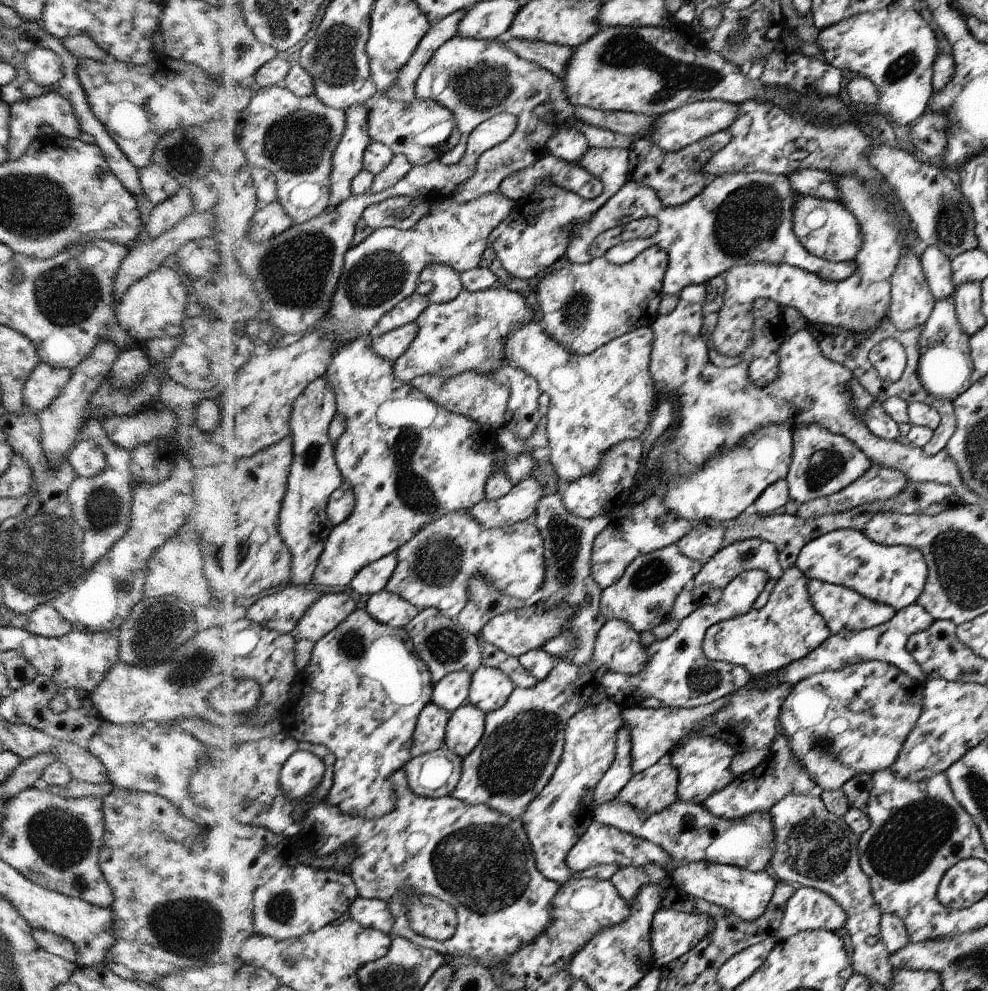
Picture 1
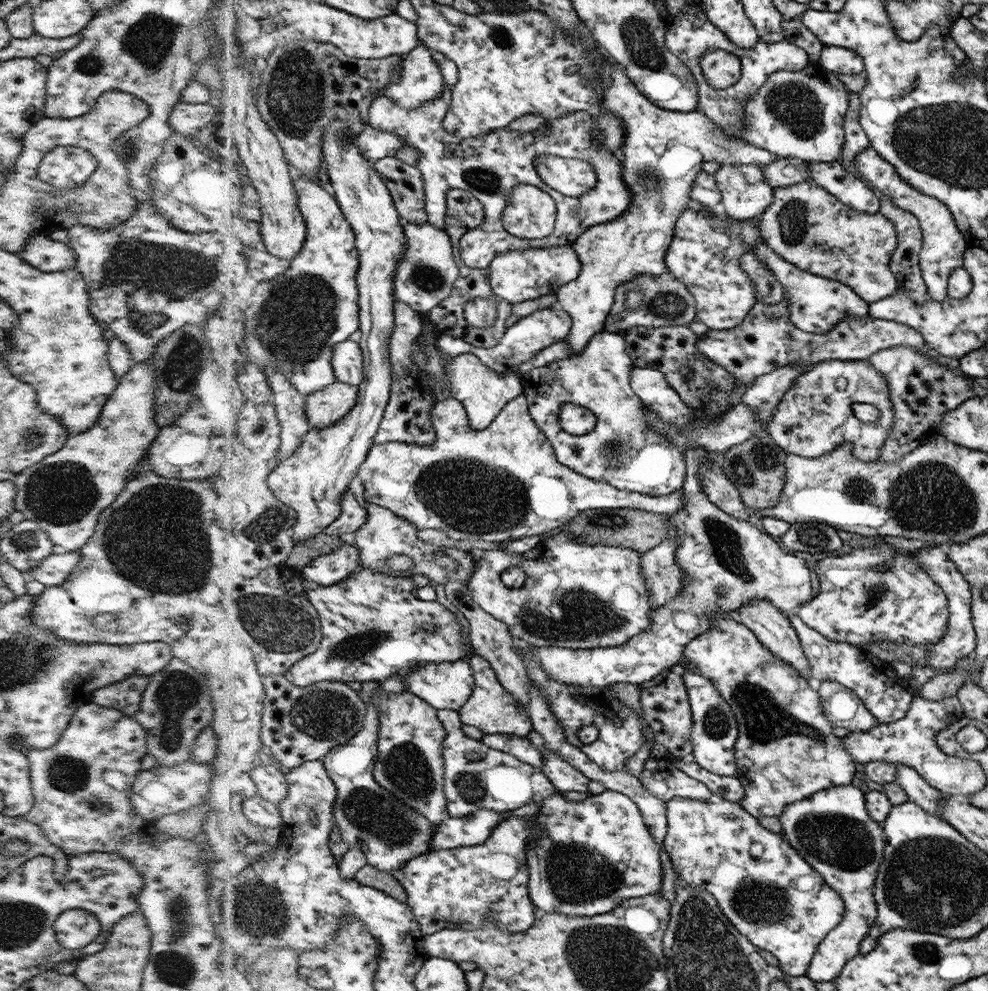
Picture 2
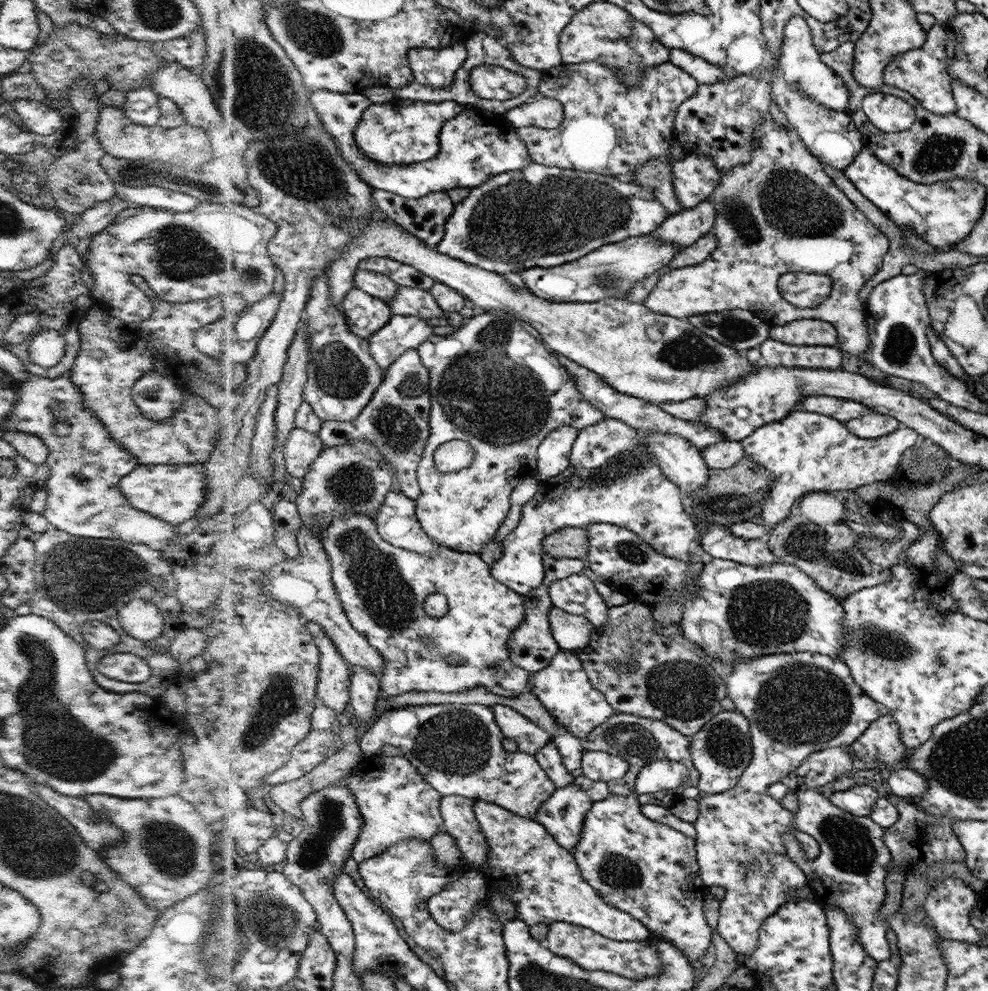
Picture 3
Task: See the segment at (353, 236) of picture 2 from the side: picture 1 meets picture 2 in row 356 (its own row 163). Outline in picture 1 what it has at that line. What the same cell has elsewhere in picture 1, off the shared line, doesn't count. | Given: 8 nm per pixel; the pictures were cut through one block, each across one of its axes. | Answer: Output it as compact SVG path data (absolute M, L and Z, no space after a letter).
M280 84L257 88L252 104L239 122L238 143L248 155L250 166L274 172L279 182L279 201L296 225L310 222L329 210L335 152L348 126L344 109L328 106L316 93L301 97Z

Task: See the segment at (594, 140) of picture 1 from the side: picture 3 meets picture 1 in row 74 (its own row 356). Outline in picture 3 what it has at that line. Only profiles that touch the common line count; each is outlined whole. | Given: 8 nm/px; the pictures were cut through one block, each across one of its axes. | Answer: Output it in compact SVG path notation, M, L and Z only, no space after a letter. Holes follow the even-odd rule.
M503 310L488 311L484 314L473 316L469 322L460 325L454 333L444 336L433 334L430 340L423 342L419 348L419 353L423 355L423 361L431 370L433 382L431 395L434 402L434 409L431 414L432 434L419 468L419 481L423 487L422 496L417 500L419 505L419 519L420 522L423 523L424 530L438 542L444 544L444 546L450 546L457 551L464 551L472 554L478 554L483 546L486 545L488 541L492 540L495 534L498 533L502 522L504 522L506 515L509 513L509 496L517 483L522 482L524 479L538 477L538 448L547 434L551 433L554 429L558 429L559 426L573 426L578 430L586 429L587 426L596 425L606 418L606 415L599 407L594 406L591 402L588 402L587 399L583 398L579 388L576 387L575 378L565 369L564 365L560 364L559 358L554 352L550 352L550 349L546 350L542 344L536 344L536 340L534 340L528 332L524 332L522 328L518 328L518 322L504 320L504 318L508 318L508 313L509 312L504 312ZM456 439L462 439L472 443L472 448L475 452L472 466L456 472L444 472L439 470L438 462L435 461L435 456L444 444Z

